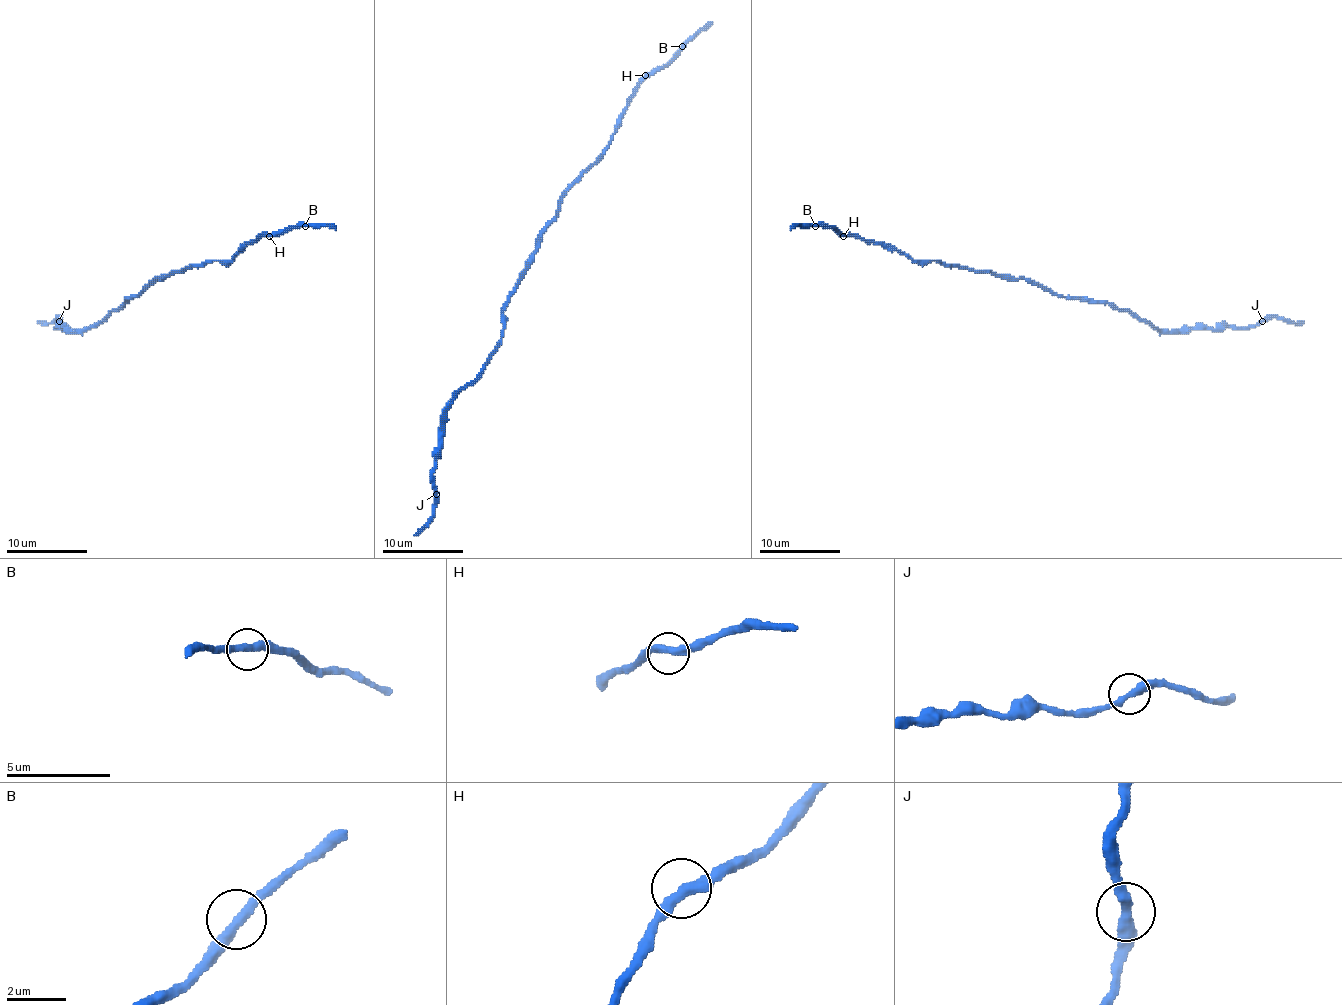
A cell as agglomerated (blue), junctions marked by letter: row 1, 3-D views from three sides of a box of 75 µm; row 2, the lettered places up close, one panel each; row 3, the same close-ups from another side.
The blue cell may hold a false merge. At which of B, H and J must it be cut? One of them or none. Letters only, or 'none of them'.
none of them

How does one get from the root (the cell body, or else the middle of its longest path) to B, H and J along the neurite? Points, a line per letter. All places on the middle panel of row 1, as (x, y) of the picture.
B: (525, 263), (536, 249), (540, 231), (556, 215), (560, 196), (609, 144), (627, 99), (682, 46)
H: (525, 263), (536, 249), (540, 231), (556, 215), (560, 196), (601, 156), (617, 127), (627, 99), (645, 75)
J: (525, 263), (503, 312), (501, 342), (485, 369), (457, 395), (446, 411), (440, 456), (432, 474), (436, 494)

